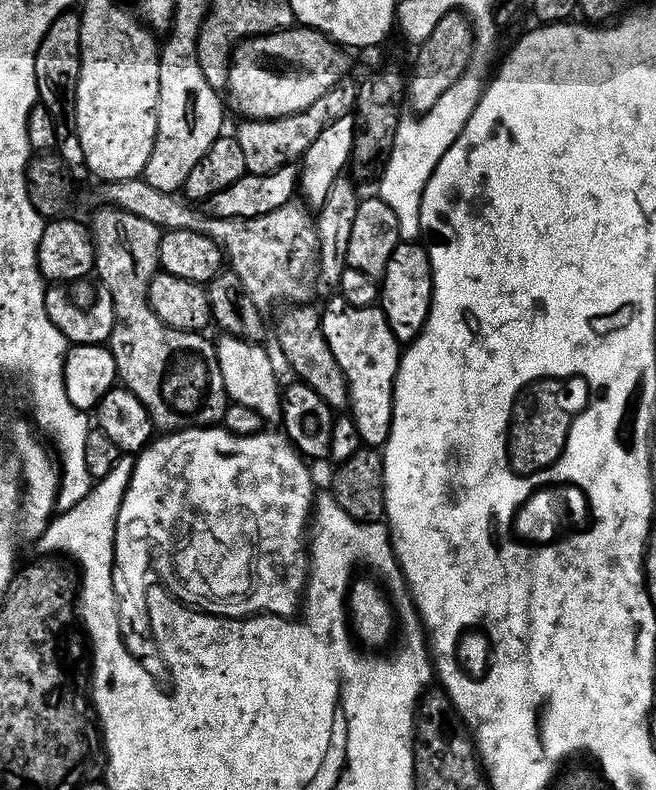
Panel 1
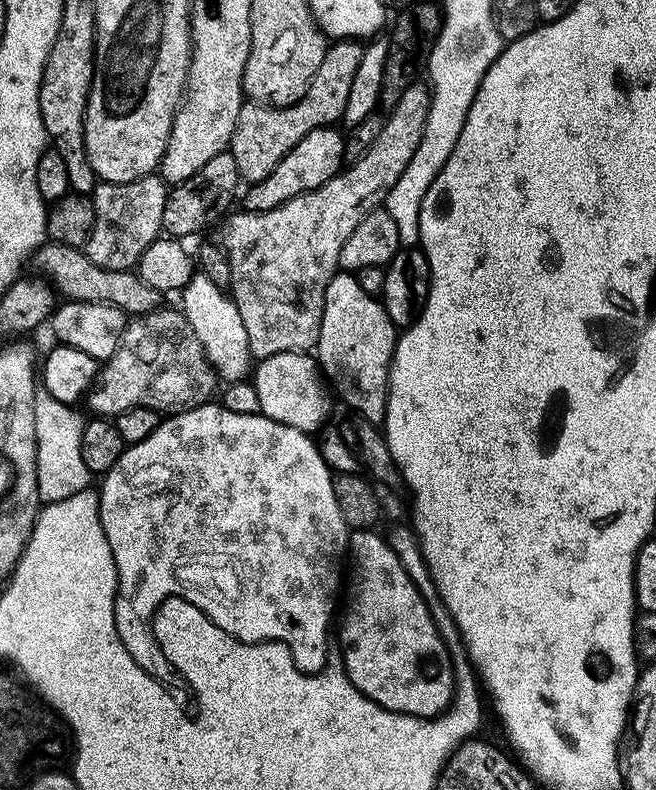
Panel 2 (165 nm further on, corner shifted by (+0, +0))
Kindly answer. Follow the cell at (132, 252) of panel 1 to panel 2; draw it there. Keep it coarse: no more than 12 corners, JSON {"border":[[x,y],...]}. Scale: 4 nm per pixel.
{"border":[[159,174],[97,183],[82,247],[99,268],[135,269],[161,235]]}

